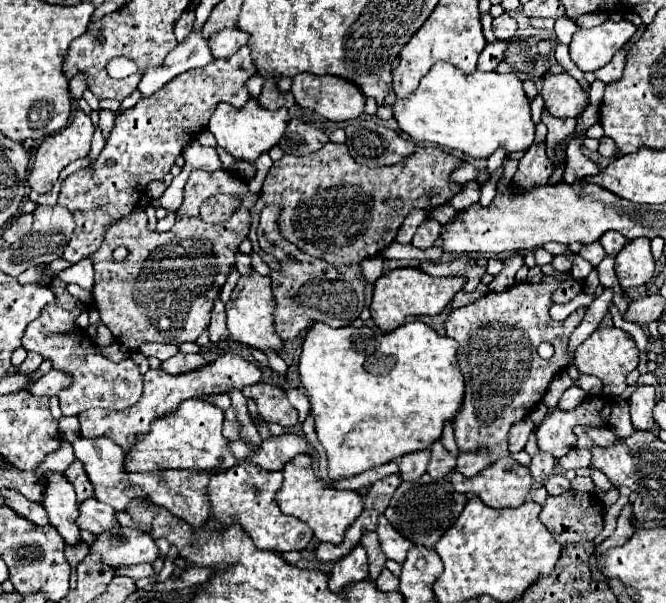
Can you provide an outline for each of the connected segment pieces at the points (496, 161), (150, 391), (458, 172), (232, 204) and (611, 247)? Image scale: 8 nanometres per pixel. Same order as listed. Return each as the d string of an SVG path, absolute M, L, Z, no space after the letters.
M497 149L489 159L487 159L487 173L489 175L497 175L501 165L503 165L503 157L505 157L505 151L503 149Z
M223 353L213 363L207 363L205 367L199 367L197 371L187 371L181 375L169 375L159 369L149 369L145 373L145 381L143 381L143 395L133 407L129 407L125 411L109 411L109 409L81 411L81 415L77 415L79 425L81 425L81 435L85 435L85 437L107 435L115 443L119 443L123 447L123 451L129 451L131 443L135 441L135 435L147 433L149 423L155 417L163 417L171 411L175 411L179 401L199 397L199 395L211 395L211 393L229 393L231 389L243 389L245 385L253 385L259 379L261 379L261 369L255 363L245 361L243 357L239 357L235 353Z
M462 161L452 172L451 181L458 184L465 184L465 181L477 181L478 170L469 162Z
M217 195L201 205L201 219L207 223L221 223L235 211L237 203L239 201L231 195Z
M605 231L605 235L601 235L599 243L603 245L603 249L607 253L619 253L623 249L623 245L627 245L627 239L619 233L619 231Z

